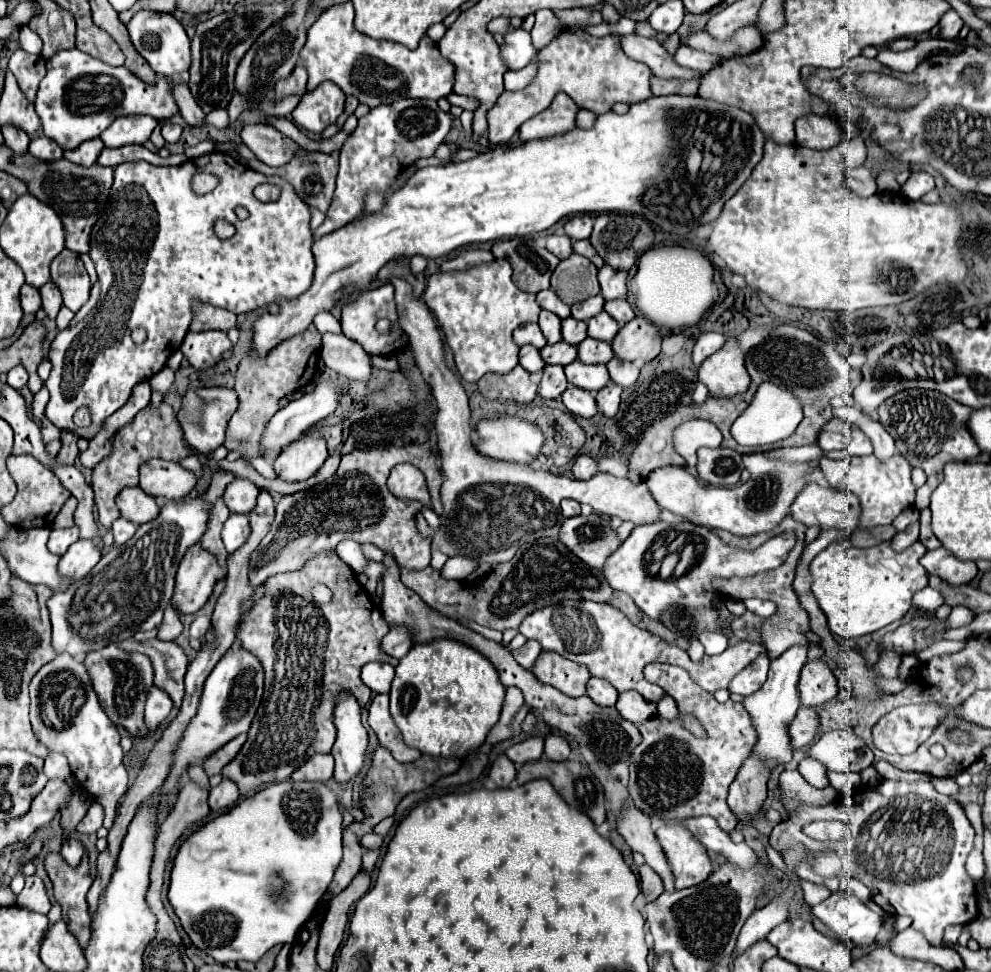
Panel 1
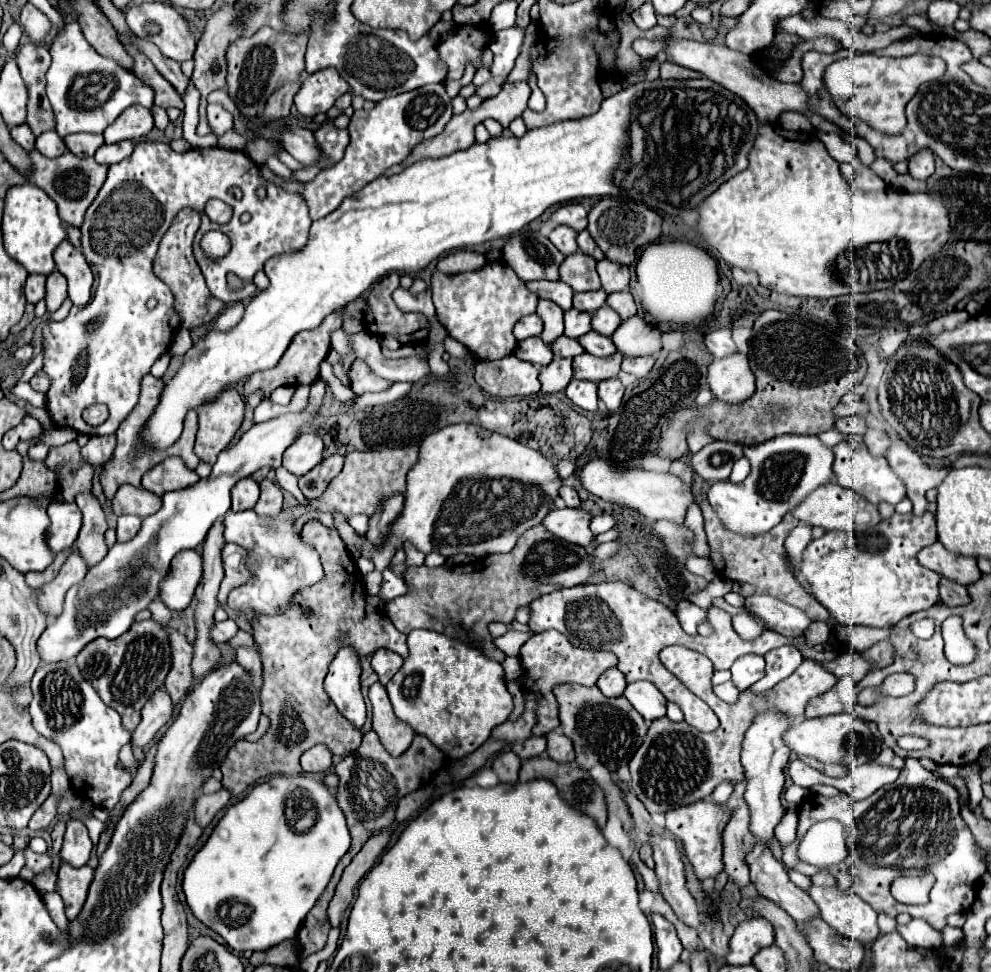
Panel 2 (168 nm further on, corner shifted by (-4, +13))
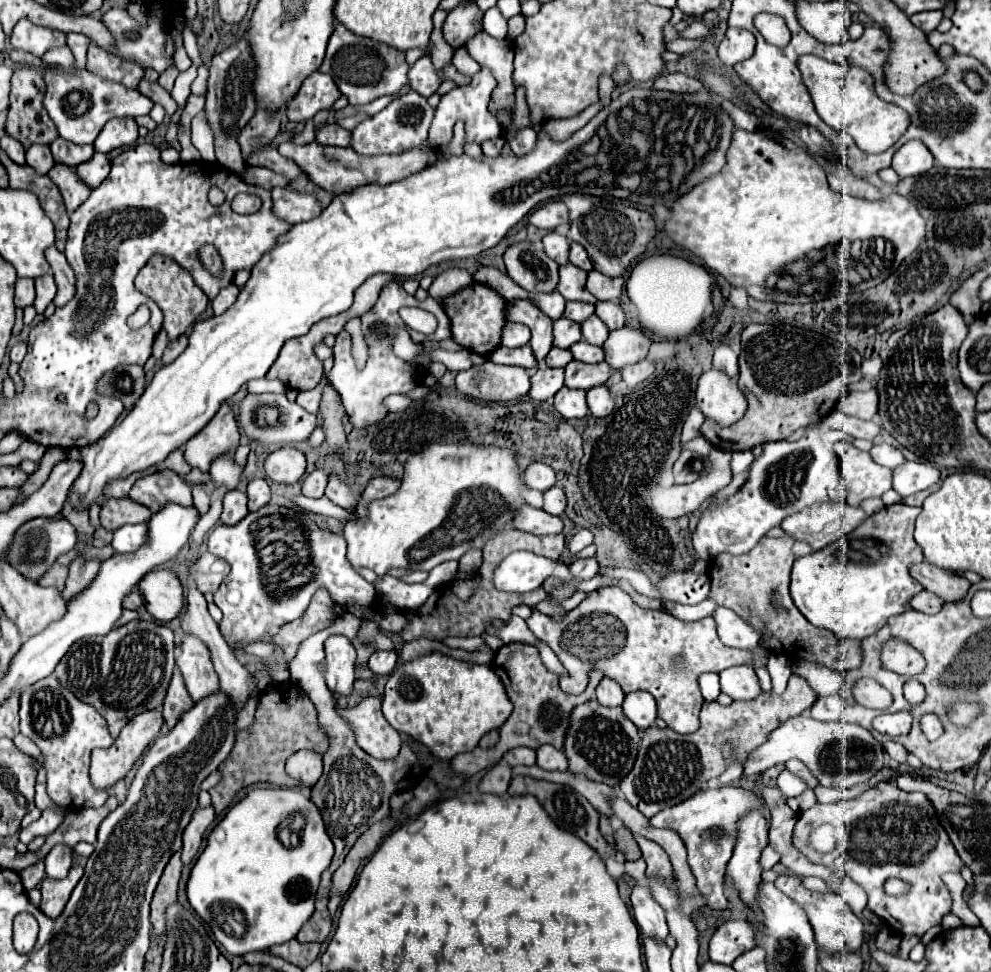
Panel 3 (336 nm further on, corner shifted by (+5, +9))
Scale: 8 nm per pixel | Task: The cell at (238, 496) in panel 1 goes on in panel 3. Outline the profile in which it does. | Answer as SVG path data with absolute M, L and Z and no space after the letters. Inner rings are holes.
M240 490L228 492L224 496L224 510L222 510L220 520L224 524L236 524L236 522L240 522L248 514L246 502L248 502L248 498L246 498L244 492L240 492Z

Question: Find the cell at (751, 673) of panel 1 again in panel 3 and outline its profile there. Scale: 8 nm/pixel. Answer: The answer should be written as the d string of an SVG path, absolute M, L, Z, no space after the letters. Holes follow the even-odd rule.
M732 666L720 672L722 692L732 700L752 700L758 696L760 684L752 666Z

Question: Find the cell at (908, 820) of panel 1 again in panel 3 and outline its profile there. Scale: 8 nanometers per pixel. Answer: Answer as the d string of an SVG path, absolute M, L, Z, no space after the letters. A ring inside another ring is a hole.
M880 782L876 788L864 792L852 802L842 800L838 804L814 804L810 810L800 814L792 842L796 850L802 852L812 864L832 866L858 882L868 894L868 910L882 916L888 928L896 930L898 934L922 936L928 928L940 924L942 916L952 908L952 894L942 876L946 872L960 872L964 866L956 848L950 844L950 838L942 828L936 808L928 796L922 792L904 792L894 782ZM822 824L832 826L834 847L838 845L839 848L820 858L820 854L814 852L806 840L808 830ZM839 826L844 827L847 834L839 835L836 832ZM890 876L908 880L912 884L906 898L898 900L884 894L882 886Z

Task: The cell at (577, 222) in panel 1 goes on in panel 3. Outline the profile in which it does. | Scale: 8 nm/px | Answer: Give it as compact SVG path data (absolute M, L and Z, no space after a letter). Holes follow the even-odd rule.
M552 200L530 216L530 224L534 224L536 228L544 228L544 230L556 230L560 224L568 224L568 222L570 222L568 208L562 200Z

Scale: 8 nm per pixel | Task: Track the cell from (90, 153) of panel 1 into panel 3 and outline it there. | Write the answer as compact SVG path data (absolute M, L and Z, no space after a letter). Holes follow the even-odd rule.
M56 138L50 144L50 148L52 148L56 162L62 162L62 164L72 166L72 168L82 164L84 160L90 160L92 154L94 154L94 146L90 146L90 144L76 146L76 144L70 144L68 140L62 140L62 138Z

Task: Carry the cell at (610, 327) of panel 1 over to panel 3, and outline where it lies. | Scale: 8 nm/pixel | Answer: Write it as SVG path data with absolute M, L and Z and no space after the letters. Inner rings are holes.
M596 314L582 322L582 338L594 346L602 346L608 338L608 332L610 330L606 328L606 324L602 324L602 320L598 320Z

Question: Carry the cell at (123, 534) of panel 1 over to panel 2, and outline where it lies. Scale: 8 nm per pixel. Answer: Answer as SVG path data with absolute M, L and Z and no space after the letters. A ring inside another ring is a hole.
M119 516L119 520L117 520L117 540L119 542L131 540L135 536L135 532L139 532L139 524L141 524L141 518L137 518L137 516Z

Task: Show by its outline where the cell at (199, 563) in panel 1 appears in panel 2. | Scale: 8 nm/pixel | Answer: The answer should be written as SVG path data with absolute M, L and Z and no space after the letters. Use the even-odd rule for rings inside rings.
M183 550L175 560L167 576L159 584L159 598L169 610L185 610L195 594L199 578L203 576L203 560L197 550Z

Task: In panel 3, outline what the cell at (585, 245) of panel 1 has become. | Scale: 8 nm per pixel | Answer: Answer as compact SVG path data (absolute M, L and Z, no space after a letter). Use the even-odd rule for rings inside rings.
M572 242L572 244L570 244L570 262L572 262L574 266L586 270L586 272L592 270L592 262L590 262L590 258L588 258L588 252L586 252L584 246L578 244L578 242Z

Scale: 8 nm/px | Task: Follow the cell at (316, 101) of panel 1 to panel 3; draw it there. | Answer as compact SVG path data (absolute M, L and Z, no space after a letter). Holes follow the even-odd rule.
M312 72L296 92L296 96L288 102L288 118L292 122L306 122L314 118L320 110L332 108L332 104L340 98L340 90L334 80L322 72Z

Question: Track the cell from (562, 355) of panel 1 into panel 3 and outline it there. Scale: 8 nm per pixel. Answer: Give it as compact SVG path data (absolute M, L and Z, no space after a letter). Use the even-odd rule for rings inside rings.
M552 348L550 352L548 352L548 356L544 358L544 362L546 362L546 366L550 366L550 368L564 368L568 362L572 362L574 360L574 356L572 356L572 352L570 350L562 350L562 348Z

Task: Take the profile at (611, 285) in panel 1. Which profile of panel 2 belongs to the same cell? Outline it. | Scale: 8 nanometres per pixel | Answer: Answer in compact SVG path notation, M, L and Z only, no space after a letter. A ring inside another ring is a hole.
M603 258L601 262L597 262L597 274L599 274L601 286L607 294L629 290L629 268L627 266L619 266L619 264Z

